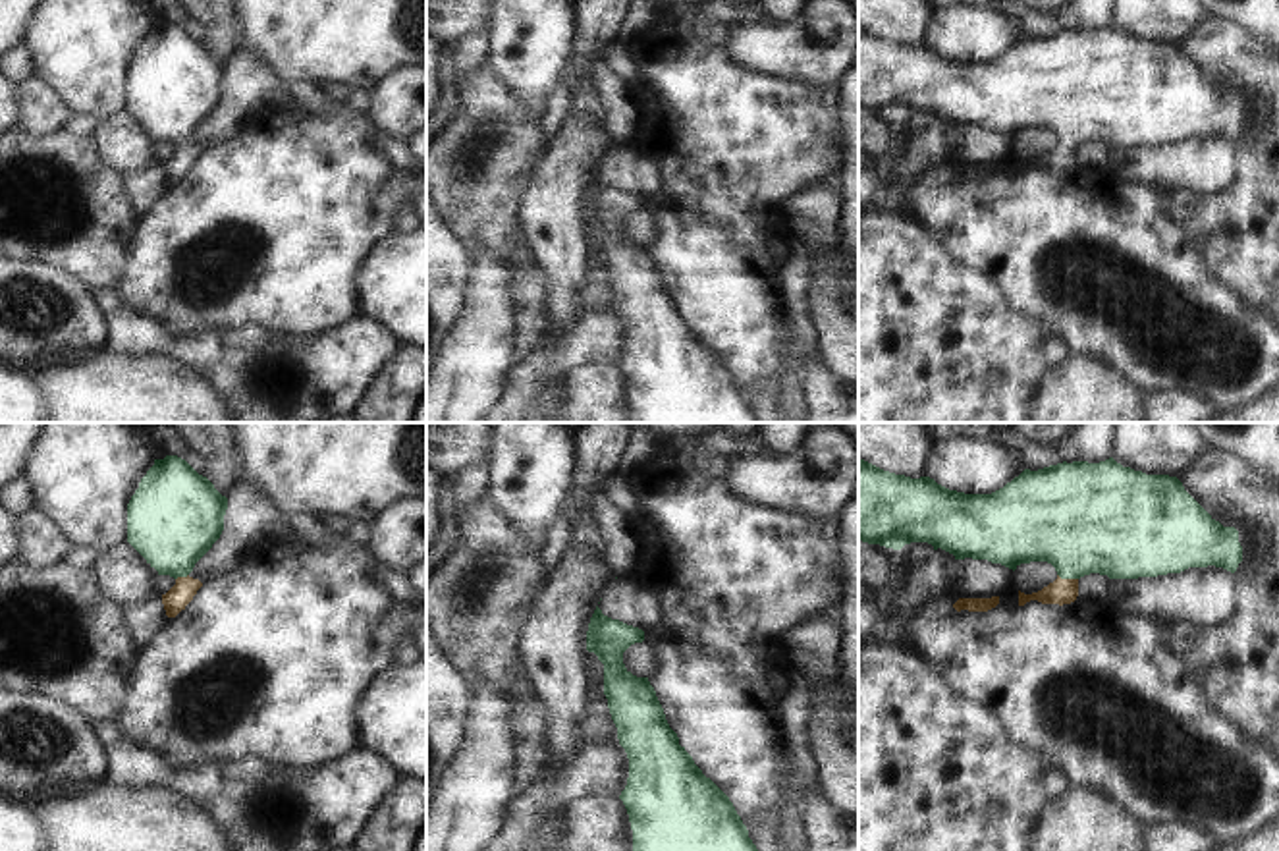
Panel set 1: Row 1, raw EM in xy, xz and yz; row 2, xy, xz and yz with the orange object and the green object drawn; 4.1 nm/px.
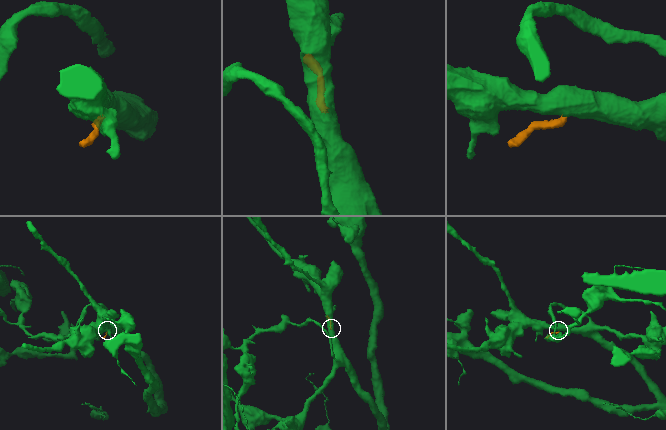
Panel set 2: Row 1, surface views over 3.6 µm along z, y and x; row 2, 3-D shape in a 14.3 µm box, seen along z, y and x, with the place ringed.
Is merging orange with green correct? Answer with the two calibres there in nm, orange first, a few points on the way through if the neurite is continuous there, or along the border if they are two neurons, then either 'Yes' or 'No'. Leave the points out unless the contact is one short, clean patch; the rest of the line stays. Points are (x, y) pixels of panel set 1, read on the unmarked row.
Thickness 110 nm (orange) against 440 nm. Path across: yz (1061, 159), (1067, 147), (1083, 89). Yes.

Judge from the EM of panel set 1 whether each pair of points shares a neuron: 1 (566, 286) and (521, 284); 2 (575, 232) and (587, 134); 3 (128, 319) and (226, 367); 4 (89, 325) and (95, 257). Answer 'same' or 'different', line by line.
1: different
2: same
3: same
4: different

